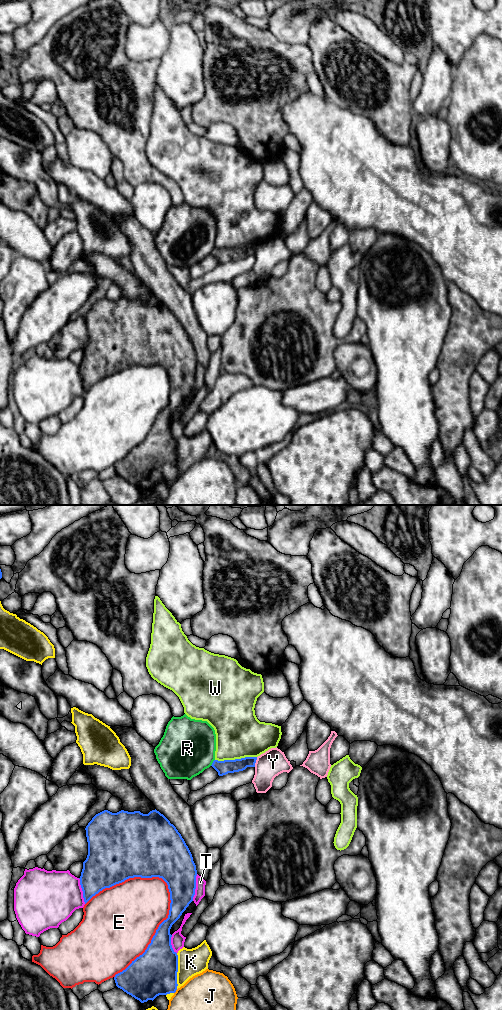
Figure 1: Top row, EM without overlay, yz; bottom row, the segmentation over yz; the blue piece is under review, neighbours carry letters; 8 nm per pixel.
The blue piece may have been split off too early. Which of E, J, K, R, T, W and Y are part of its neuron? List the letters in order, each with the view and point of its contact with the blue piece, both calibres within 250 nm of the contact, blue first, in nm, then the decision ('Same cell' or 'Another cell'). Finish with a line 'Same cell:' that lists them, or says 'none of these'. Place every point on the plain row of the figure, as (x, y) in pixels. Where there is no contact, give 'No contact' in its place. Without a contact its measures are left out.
E: Touches blue at yz (156, 418). Thickness 280 nm (blue) against 500 nm. Another cell
J: Touches blue at yz (175, 479). Thickness 360 nm (blue) against 500 nm. Another cell
K: Touches blue at yz (177, 459). Thickness 360 nm (blue) against 220 nm. Another cell
R: Touches blue at yz (213, 250). Thickness 110 nm (blue) against 440 nm. Another cell
T: Touches blue at yz (195, 375). Thickness 300 nm (blue) against 80 nm. Another cell
W: Touches blue at yz (235, 247). Thickness 110 nm (blue) against 380 nm. Another cell
Y: Touches blue at yz (255, 250). Thickness 110 nm (blue) against 220 nm. Another cell
Same cell: none of these

